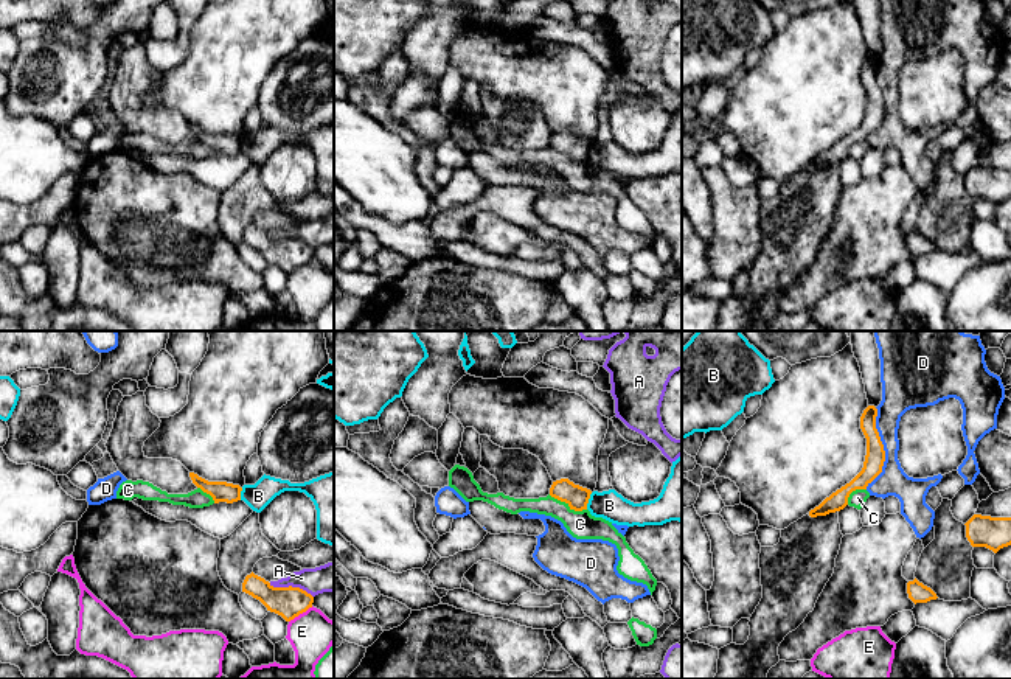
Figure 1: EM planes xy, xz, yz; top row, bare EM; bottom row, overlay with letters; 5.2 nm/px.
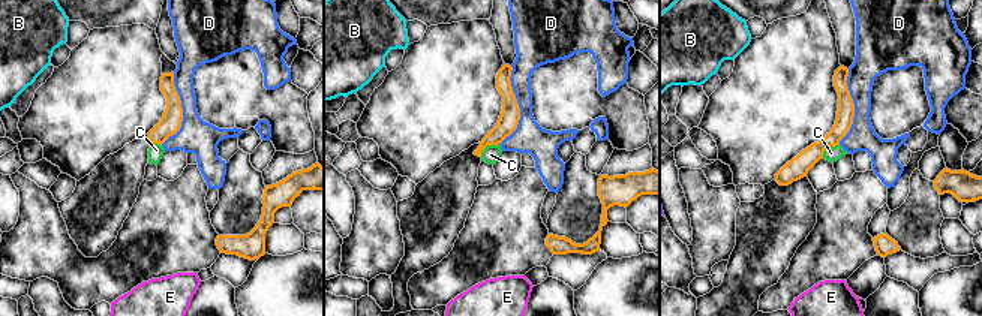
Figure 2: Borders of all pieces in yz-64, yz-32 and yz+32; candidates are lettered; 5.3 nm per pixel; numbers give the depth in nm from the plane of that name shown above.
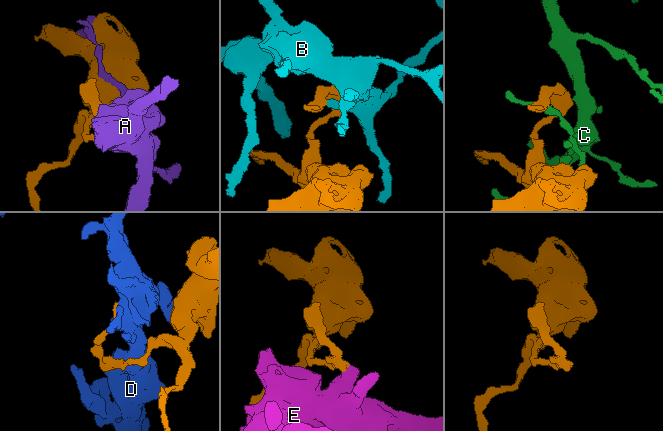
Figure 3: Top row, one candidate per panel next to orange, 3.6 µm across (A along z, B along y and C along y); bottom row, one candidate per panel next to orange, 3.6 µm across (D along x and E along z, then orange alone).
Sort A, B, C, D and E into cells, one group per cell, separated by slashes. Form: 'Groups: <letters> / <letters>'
Groups: A / B / C / D / E

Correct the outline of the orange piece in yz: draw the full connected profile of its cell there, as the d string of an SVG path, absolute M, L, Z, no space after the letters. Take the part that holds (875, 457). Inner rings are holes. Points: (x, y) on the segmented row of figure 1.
M868 406L860 416L860 429L867 438L867 455L862 471L845 486L826 497L818 507L809 511L811 517L826 516L843 510L848 505L848 497L856 489L867 486L882 472L885 451L876 429L877 409Z

